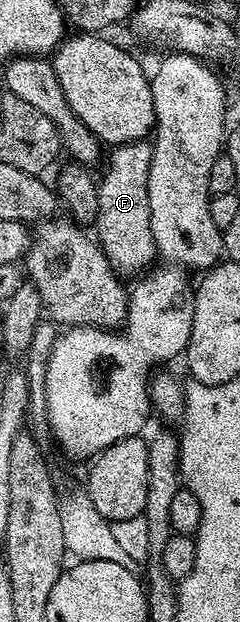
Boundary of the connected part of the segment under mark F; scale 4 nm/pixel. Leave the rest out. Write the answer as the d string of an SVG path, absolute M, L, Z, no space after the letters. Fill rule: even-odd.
M148 141L128 142L108 151L109 163L105 175L97 183L99 216L95 227L97 245L107 256L111 268L118 275L148 271L158 257L155 236L151 232L151 208L147 196L147 180L151 172L153 147ZM149 266L149 267L148 267ZM141 270L141 271L140 271Z

